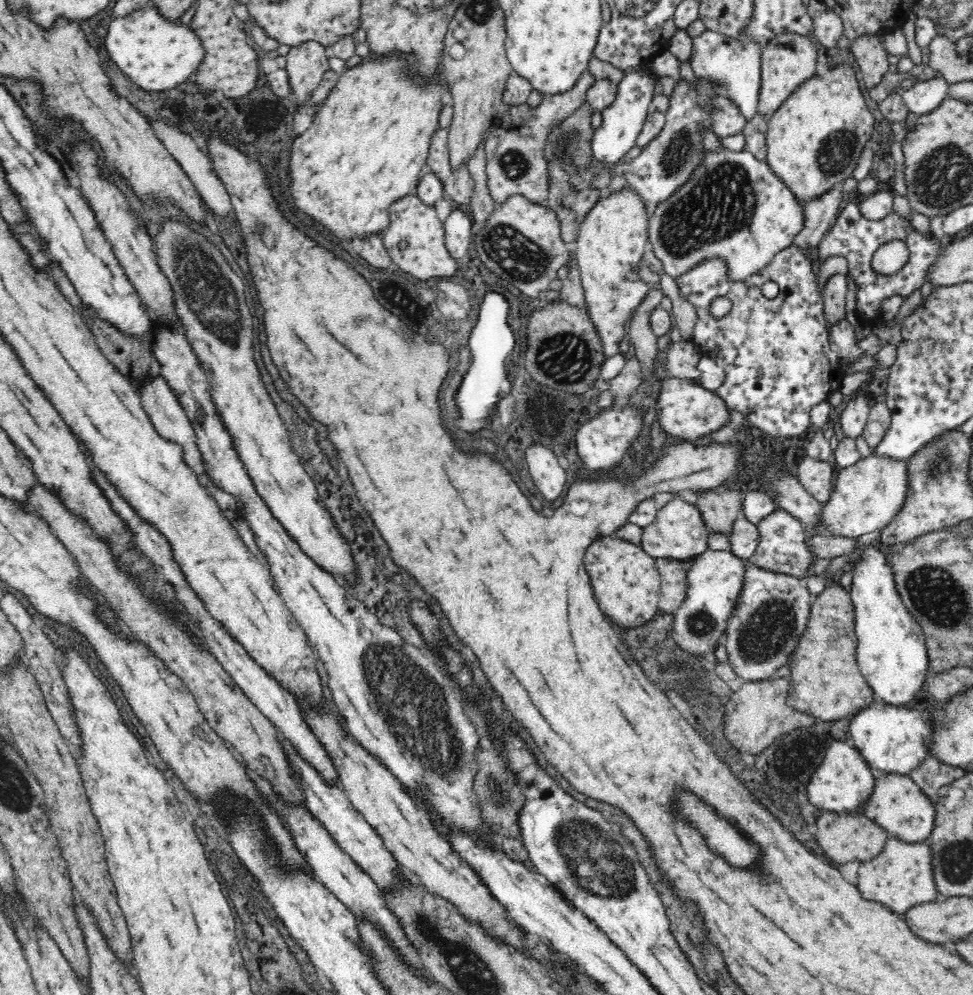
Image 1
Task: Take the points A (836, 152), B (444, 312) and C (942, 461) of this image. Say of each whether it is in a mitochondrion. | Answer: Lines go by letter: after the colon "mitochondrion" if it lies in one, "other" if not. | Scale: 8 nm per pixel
A: mitochondrion
B: other
C: mitochondrion

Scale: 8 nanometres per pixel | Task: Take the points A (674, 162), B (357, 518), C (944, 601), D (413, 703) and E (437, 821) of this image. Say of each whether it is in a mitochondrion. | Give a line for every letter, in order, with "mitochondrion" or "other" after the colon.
A: mitochondrion
B: other
C: mitochondrion
D: mitochondrion
E: other

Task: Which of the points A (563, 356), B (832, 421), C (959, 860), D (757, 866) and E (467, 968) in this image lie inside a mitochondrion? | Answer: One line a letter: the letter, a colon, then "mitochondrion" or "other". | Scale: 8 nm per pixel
A: mitochondrion
B: other
C: mitochondrion
D: other
E: mitochondrion

